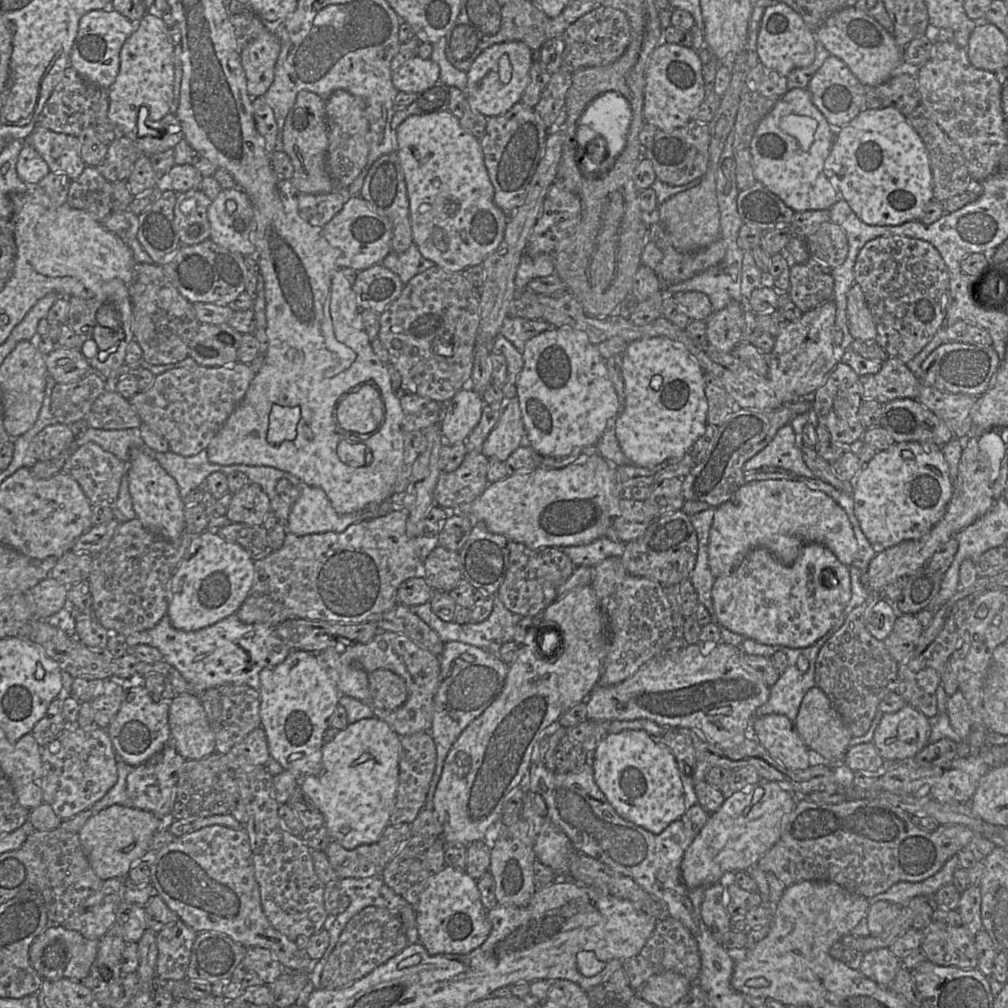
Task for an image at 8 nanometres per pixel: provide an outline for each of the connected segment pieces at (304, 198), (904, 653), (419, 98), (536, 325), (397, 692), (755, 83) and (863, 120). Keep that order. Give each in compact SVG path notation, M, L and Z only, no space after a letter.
M335 190L327 194L298 193L299 214L309 224L324 227L342 209L350 196L352 195L346 195L342 190Z
M902 614L896 617L889 635L883 640L885 648L899 664L916 648L923 627L916 615Z
M438 80L432 86L417 93L415 100L410 105L395 110L391 120L391 130L395 132L409 116L440 113L448 110L449 100L449 86Z
M507 316L500 329L500 334L509 340L521 353L525 344L534 336L557 327L545 320L530 320L521 317Z
M387 669L369 674L372 705L384 710L395 710L407 700L407 687L402 677Z
M762 63L749 69L745 84L765 97L781 98L788 90L787 77L768 69Z
M894 107L862 109L851 122L837 129L824 171L837 192L837 199L844 199L868 225L901 225L919 220L925 206L933 200L929 153L908 118Z

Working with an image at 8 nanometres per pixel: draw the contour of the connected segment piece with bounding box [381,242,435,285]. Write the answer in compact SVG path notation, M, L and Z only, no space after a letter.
M412 242L407 250L402 253L390 252L381 264L397 274L404 285L414 276L433 267L434 262L424 258L417 245Z

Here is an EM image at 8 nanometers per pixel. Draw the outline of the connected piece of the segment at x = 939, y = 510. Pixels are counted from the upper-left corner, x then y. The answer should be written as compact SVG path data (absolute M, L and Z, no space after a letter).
M895 442L888 449L877 451L855 477L851 494L855 517L876 552L925 535L944 515L951 495L949 466L941 447L931 442Z

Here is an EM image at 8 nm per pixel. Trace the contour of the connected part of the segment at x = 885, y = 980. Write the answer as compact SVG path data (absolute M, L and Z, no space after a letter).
M877 948L864 953L859 971L879 986L890 988L900 966L901 960L888 948Z

